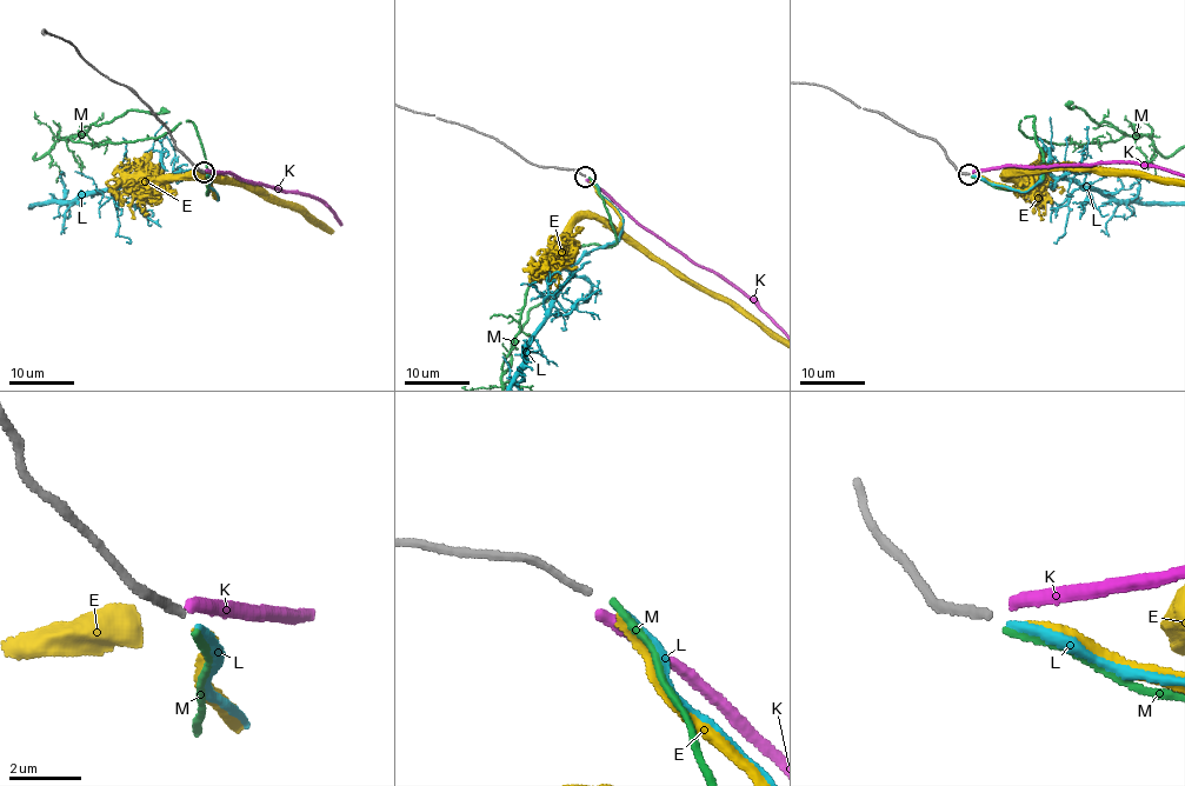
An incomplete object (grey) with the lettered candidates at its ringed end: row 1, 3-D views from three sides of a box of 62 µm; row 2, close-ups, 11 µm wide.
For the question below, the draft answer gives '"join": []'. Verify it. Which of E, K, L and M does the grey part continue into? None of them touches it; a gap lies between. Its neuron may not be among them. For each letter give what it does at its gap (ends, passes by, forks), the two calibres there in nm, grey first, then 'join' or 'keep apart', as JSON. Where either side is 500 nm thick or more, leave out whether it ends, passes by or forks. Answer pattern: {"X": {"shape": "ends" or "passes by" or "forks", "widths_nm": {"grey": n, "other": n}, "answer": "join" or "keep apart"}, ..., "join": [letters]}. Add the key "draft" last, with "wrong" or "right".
{"E": {"shape": "ends", "widths_nm": {"grey": 200, "other": 320}, "answer": "keep apart"}, "K": {"shape": "ends", "widths_nm": {"grey": 200, "other": 340}, "answer": "keep apart"}, "L": {"shape": "ends", "widths_nm": {"grey": 200, "other": 200}, "answer": "keep apart"}, "M": {"shape": "ends", "widths_nm": {"grey": 200, "other": 190}, "answer": "keep apart"}, "join": [], "draft": "right"}

